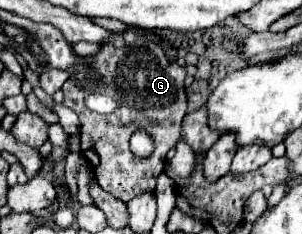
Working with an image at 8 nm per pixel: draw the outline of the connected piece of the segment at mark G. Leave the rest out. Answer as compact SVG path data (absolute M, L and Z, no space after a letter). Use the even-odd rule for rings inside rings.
M135 27L125 33L113 33L111 41L101 45L101 51L93 55L93 69L101 71L103 77L111 81L107 93L113 93L115 101L119 103L115 113L99 115L89 111L83 101L83 91L79 91L71 79L63 85L63 105L79 115L81 151L95 171L97 183L103 191L111 193L123 203L149 191L149 180L161 173L161 165L164 171L167 151L177 145L181 121L187 109L187 95L183 87L185 69L171 63L165 57L165 47L147 41L143 33L143 29ZM107 61L119 61L117 69L109 69ZM139 129L145 129L151 137L155 137L155 151L147 159L135 159L129 149L129 139L133 131Z

